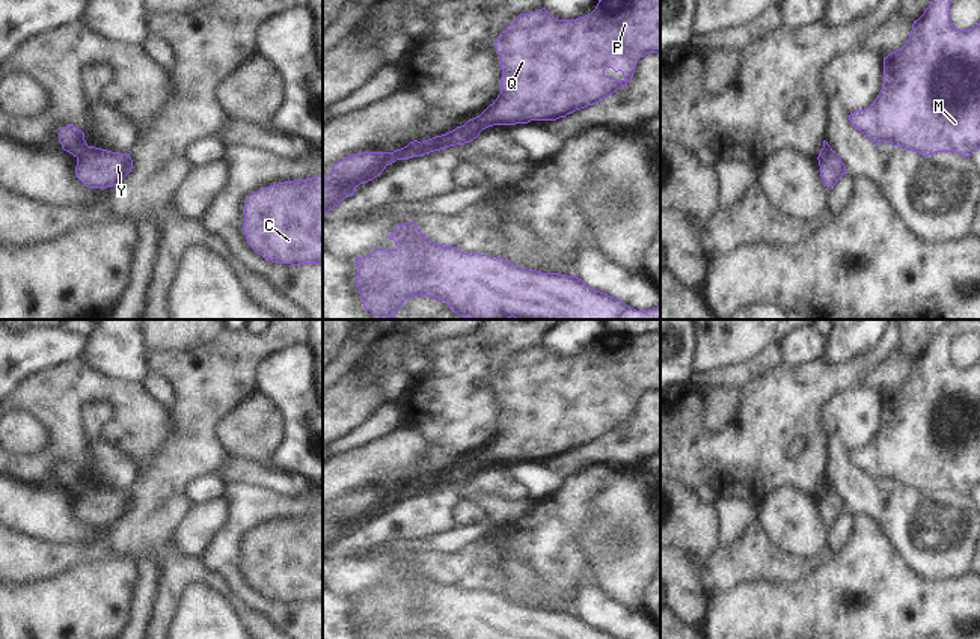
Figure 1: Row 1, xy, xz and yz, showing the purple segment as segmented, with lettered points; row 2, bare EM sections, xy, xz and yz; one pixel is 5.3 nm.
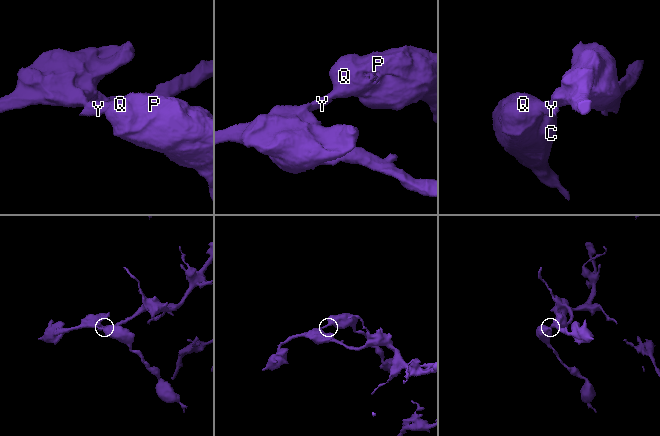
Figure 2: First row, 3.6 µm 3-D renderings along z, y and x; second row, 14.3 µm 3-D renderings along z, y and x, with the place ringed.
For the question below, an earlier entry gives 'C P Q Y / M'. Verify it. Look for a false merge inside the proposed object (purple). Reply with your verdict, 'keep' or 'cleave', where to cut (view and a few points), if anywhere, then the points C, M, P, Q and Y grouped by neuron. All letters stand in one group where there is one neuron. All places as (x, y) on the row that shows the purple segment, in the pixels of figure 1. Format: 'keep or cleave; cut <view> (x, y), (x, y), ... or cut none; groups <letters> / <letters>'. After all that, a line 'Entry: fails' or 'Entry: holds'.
cleave; cut xz (421, 143), (421, 151), (416, 155); groups C P Q Y / M
Entry: holds

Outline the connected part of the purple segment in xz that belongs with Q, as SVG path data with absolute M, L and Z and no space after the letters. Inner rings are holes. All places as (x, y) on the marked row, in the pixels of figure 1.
M599 0L591 14L576 20L558 20L543 8L519 15L501 33L495 47L502 69L498 98L464 125L422 142L418 157L469 143L493 125L565 118L627 86L641 57L660 54L660 0ZM606 68L621 71L624 78L606 77Z

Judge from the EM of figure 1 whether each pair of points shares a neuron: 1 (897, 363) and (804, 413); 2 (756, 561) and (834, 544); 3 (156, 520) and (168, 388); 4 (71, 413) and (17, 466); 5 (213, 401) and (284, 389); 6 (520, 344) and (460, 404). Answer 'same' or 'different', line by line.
1: different
2: same
3: different
4: same
5: different
6: same

